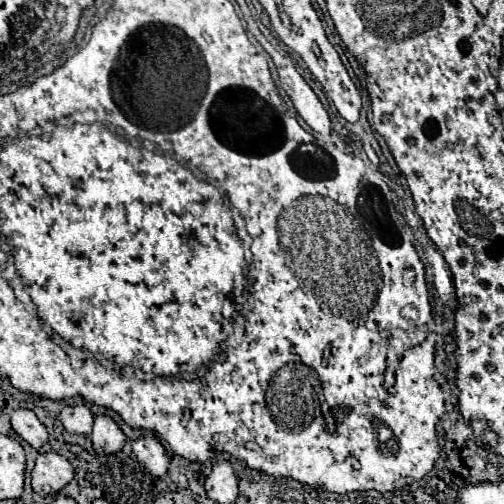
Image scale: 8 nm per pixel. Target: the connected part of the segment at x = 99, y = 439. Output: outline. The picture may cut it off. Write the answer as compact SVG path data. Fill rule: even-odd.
M97 415L91 441L93 441L93 449L99 455L113 455L123 449L125 435L109 415Z

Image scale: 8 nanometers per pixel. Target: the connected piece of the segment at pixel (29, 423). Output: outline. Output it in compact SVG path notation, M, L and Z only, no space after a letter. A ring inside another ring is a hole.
M15 409L11 413L11 427L23 441L27 441L35 449L41 449L47 443L45 425L29 409Z

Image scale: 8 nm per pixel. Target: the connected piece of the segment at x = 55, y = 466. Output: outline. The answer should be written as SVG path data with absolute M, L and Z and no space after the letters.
M53 451L41 453L37 457L35 469L31 471L33 493L37 493L41 497L57 495L71 479L73 479L71 463Z

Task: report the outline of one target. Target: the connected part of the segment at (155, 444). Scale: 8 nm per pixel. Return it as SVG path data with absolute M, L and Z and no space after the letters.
M153 435L139 437L139 439L133 443L133 453L135 453L139 465L143 465L155 479L165 477L169 459L165 457L163 445L161 445Z

